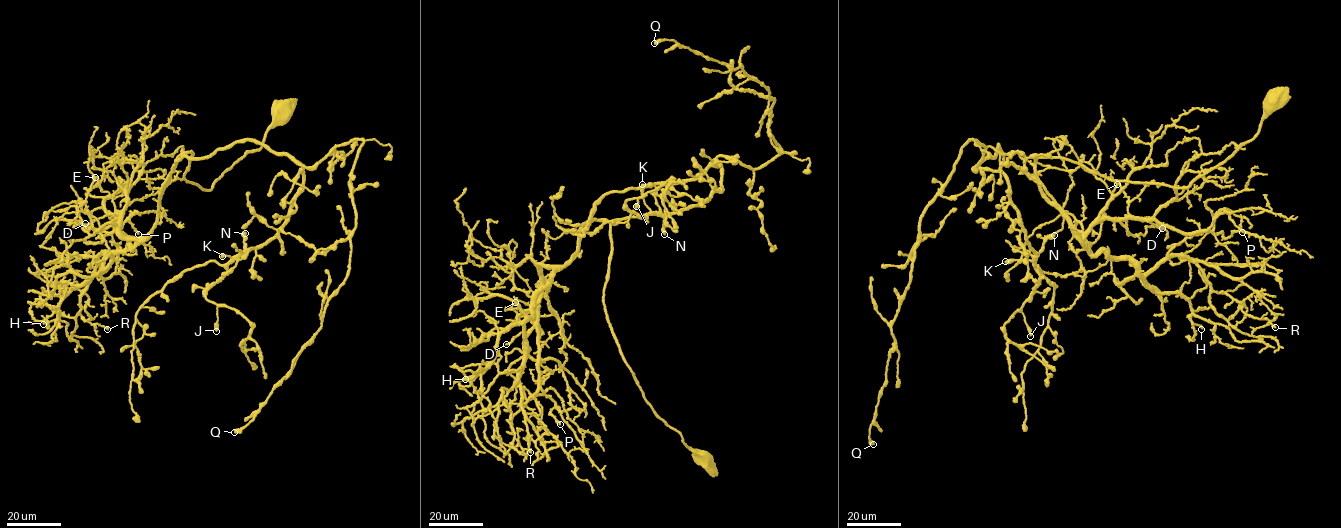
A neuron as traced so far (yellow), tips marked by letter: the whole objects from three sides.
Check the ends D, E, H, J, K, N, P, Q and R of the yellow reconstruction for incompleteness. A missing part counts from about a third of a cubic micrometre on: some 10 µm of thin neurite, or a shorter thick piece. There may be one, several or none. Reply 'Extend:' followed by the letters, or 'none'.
Extend: D

